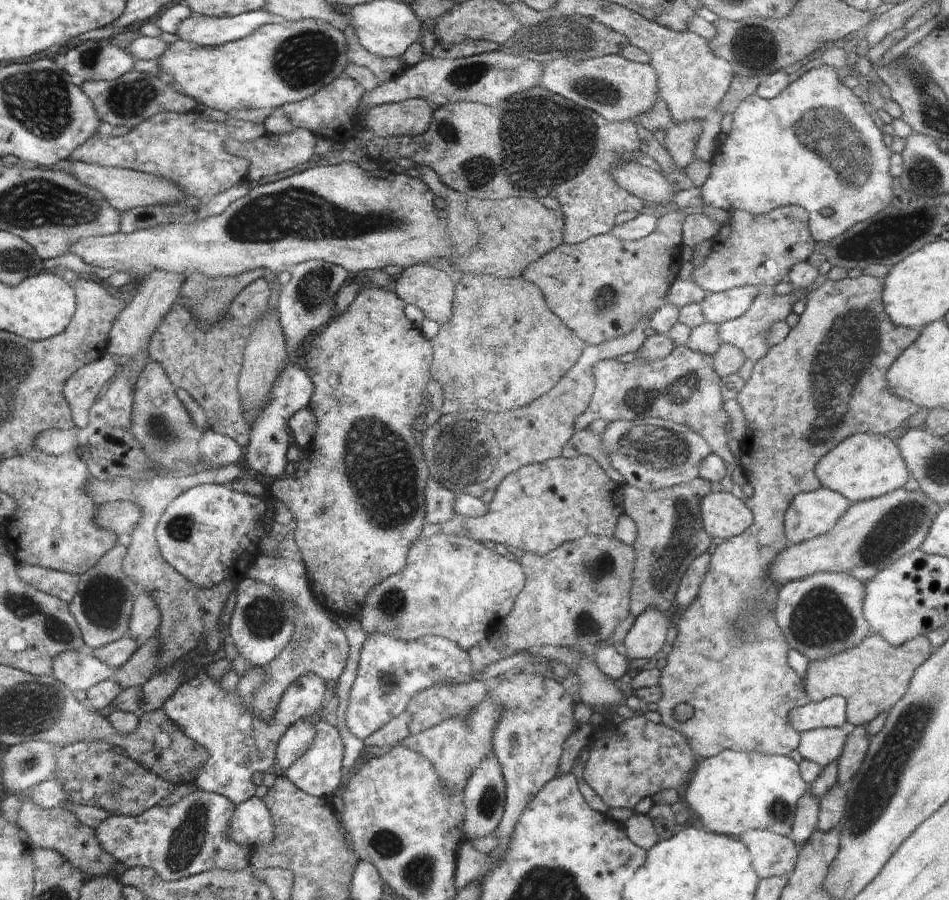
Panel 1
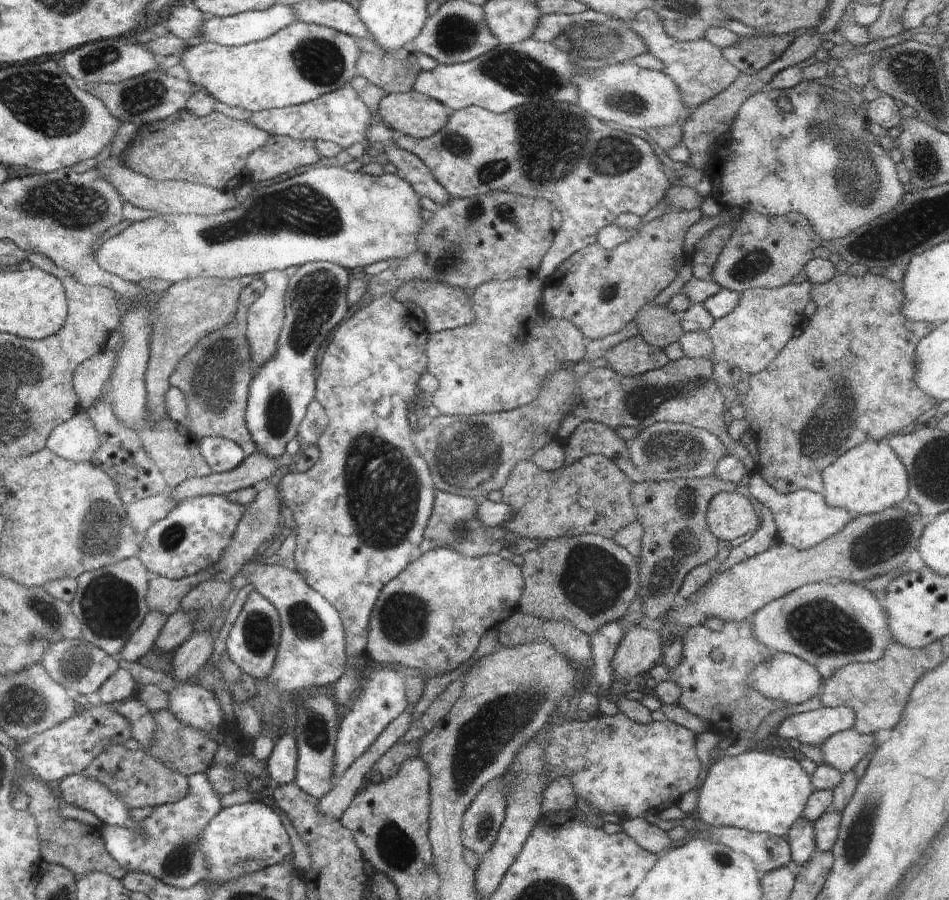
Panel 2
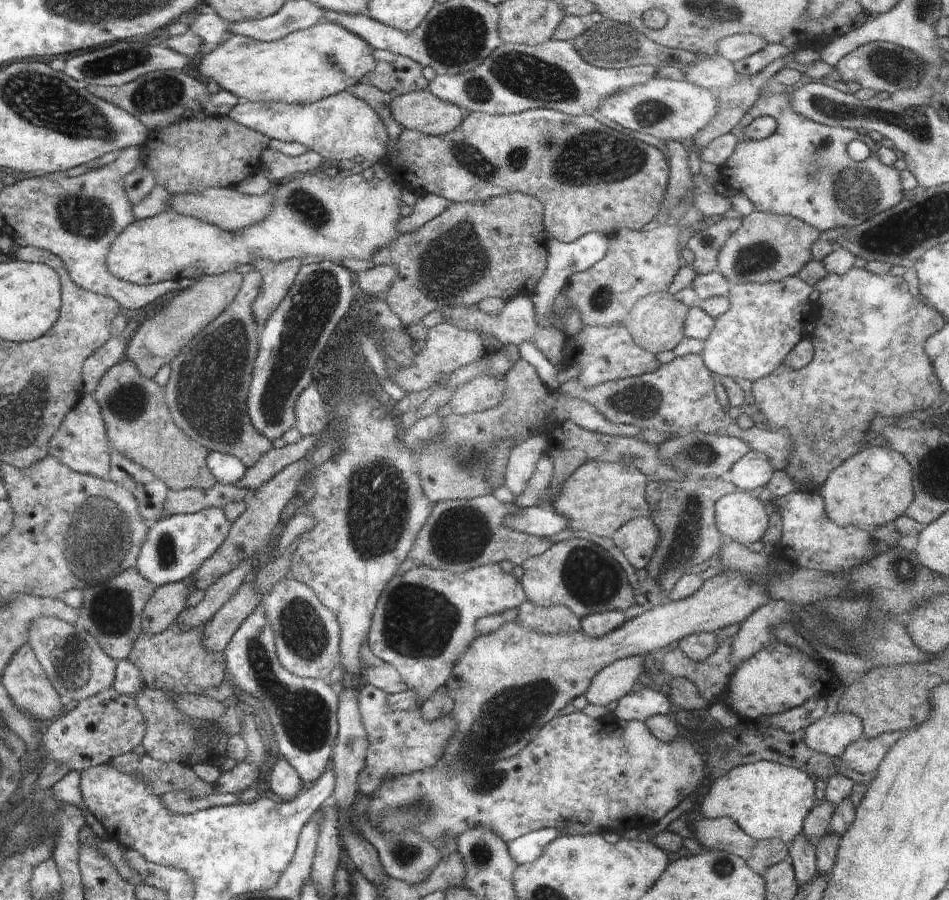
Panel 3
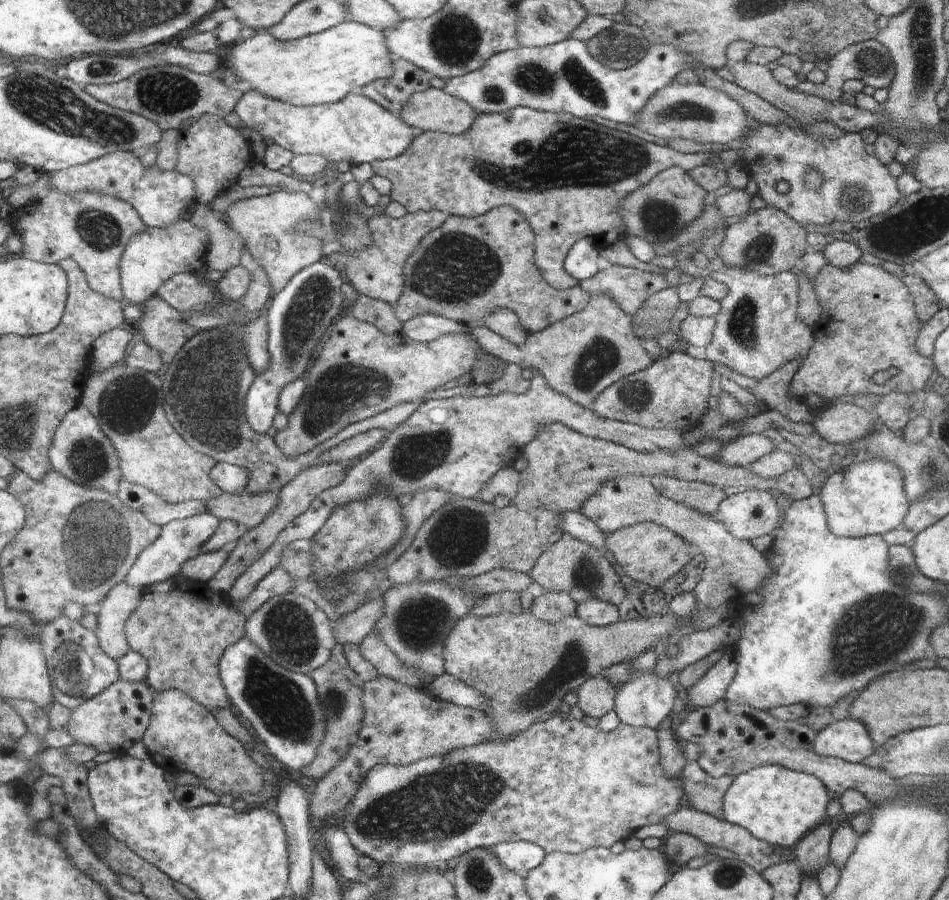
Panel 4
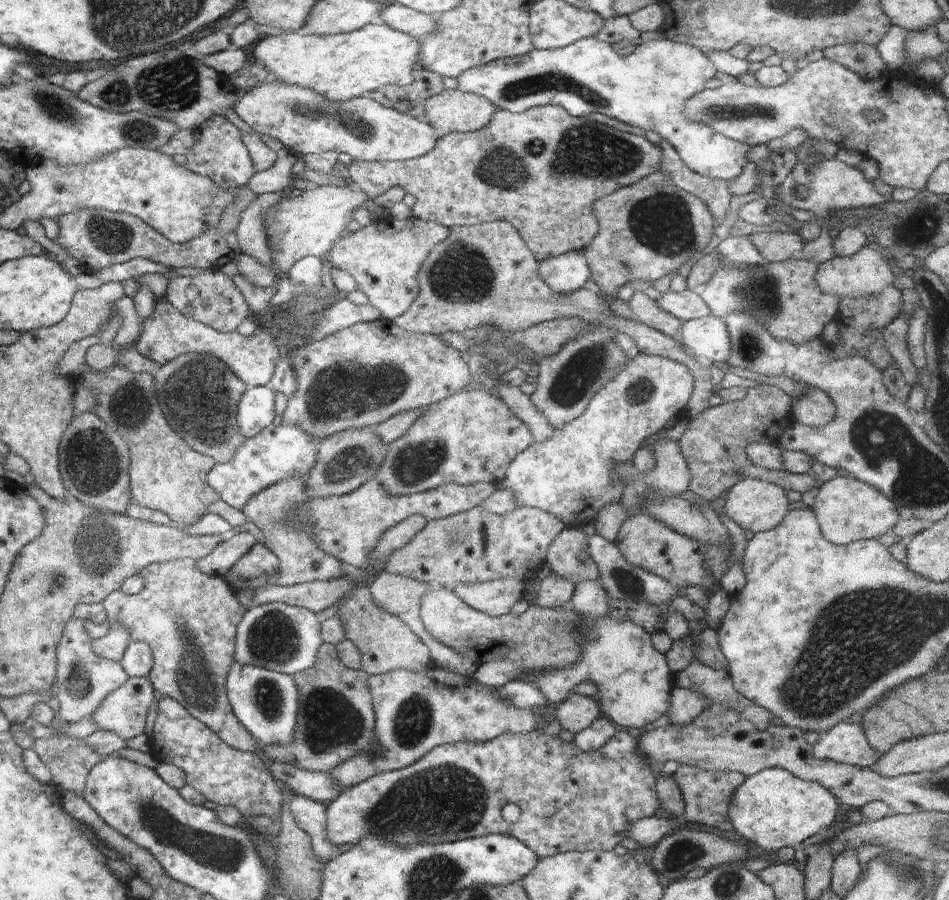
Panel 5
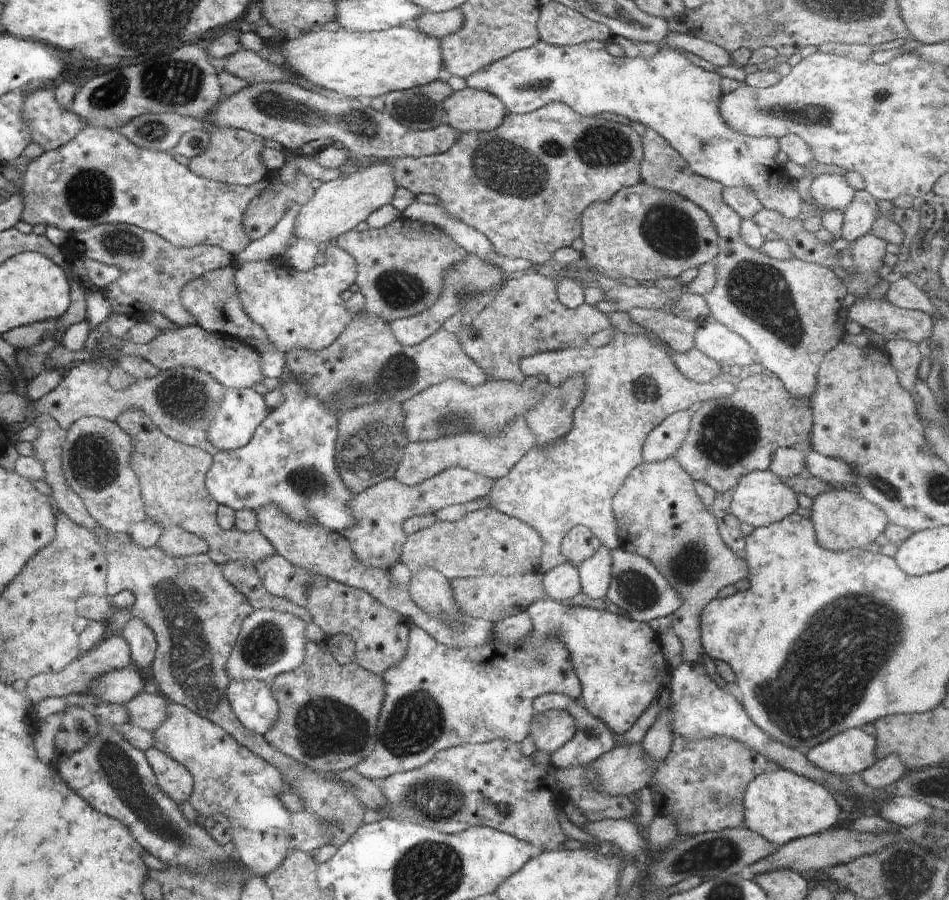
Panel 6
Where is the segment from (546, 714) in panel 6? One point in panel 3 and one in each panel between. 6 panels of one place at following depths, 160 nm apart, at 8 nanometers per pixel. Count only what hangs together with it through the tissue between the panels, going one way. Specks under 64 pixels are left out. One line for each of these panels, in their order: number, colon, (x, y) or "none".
3: (618, 679)
4: (596, 697)
5: (576, 712)

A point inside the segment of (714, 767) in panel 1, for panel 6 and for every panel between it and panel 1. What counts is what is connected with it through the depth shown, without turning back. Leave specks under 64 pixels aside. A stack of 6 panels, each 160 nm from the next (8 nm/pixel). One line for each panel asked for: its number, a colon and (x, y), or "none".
2: (762, 791)
3: (766, 799)
4: (773, 803)
5: (772, 809)
6: (781, 805)

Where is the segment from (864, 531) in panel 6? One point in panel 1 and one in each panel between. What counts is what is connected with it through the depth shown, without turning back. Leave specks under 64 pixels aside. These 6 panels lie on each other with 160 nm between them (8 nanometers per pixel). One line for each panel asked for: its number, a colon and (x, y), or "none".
1: (864, 465)
2: (870, 477)
3: (874, 486)
4: (865, 498)
5: (848, 509)

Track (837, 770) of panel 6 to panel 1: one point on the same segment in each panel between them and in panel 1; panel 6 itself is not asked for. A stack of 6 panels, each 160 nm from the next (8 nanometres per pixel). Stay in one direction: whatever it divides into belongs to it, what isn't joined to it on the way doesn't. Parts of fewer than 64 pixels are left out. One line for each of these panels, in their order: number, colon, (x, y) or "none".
1: (831, 712)
2: (813, 727)
3: (830, 734)
4: (848, 739)
5: (846, 743)

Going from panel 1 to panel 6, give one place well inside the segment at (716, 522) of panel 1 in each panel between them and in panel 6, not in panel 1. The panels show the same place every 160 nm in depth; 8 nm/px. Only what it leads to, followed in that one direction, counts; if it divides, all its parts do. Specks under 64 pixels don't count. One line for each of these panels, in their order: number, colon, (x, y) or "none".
2: (730, 515)
3: (741, 516)
4: (749, 514)
5: (756, 505)
6: (761, 498)

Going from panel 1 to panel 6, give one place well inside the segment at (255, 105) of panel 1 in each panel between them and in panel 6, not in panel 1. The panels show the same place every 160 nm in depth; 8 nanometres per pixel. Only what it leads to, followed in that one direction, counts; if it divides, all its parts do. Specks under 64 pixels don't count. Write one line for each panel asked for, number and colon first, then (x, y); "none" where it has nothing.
2: (303, 61)
3: (306, 66)
4: (321, 68)
5: (343, 66)
6: (373, 63)

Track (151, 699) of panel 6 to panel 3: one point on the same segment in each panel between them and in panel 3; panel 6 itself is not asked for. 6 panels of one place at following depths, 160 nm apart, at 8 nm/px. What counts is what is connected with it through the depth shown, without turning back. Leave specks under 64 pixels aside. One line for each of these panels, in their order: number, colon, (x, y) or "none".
3: (109, 724)
4: (113, 721)
5: (123, 712)

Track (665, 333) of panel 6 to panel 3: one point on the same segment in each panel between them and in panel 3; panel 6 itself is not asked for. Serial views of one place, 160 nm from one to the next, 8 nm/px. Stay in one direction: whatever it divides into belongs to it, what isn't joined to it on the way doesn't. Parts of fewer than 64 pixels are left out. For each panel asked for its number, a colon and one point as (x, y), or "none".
3: (636, 263)
4: (629, 287)
5: (648, 311)

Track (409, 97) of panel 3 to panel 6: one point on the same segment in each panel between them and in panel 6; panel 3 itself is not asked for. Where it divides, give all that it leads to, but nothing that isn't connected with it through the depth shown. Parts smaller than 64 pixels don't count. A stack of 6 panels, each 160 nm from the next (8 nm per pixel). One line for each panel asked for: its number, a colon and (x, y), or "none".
4: (432, 110)
5: (451, 110)
6: (466, 110)

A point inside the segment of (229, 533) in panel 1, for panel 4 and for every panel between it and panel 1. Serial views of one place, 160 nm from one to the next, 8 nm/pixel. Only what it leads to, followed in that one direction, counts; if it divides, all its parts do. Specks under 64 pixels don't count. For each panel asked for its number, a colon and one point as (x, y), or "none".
2: (194, 536)
3: (178, 545)
4: (182, 540)

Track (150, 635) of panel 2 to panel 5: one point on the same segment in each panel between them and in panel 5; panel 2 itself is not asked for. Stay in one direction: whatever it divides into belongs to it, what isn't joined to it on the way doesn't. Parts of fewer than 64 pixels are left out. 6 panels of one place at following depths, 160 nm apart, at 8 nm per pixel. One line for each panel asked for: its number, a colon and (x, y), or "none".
3: (168, 600)
4: (203, 567)
5: (218, 562)

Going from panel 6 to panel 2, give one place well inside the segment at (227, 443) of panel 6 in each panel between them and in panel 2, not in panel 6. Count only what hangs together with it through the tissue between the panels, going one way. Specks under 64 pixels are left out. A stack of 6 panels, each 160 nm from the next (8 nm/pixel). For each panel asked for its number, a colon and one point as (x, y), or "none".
2: (315, 302)
3: (295, 335)
4: (297, 317)
5: (257, 409)

